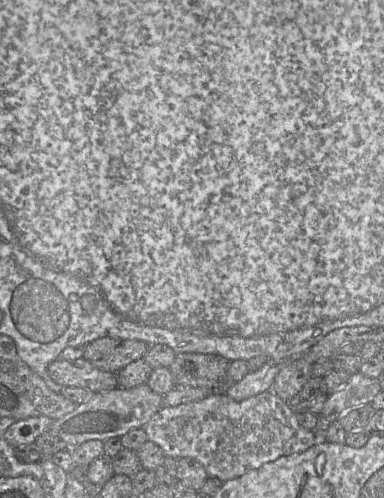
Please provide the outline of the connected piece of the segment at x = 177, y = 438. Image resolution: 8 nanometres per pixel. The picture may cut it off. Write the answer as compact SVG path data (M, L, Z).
M265 391L243 401L235 401L223 392L177 406L162 406L143 426L147 439L157 444L166 456L192 458L202 464L209 477L229 481L279 458L304 452L318 439L312 430L303 428L294 408L272 391Z

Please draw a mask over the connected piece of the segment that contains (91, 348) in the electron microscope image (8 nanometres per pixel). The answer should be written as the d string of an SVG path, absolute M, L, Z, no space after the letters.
M102 337L84 346L83 358L96 367L117 373L127 364L141 359L149 345L139 340Z

